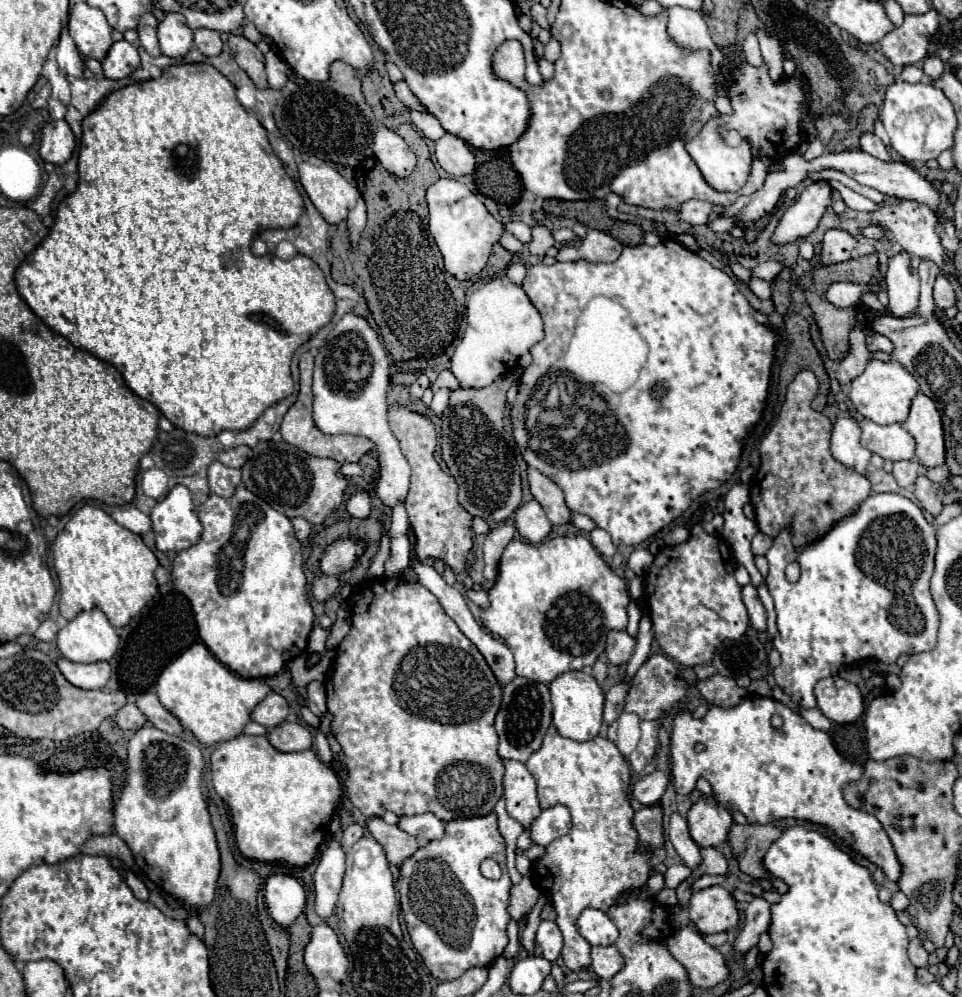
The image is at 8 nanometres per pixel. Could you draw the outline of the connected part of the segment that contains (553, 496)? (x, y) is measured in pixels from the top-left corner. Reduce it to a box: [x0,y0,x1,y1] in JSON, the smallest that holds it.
[528,468,570,524]

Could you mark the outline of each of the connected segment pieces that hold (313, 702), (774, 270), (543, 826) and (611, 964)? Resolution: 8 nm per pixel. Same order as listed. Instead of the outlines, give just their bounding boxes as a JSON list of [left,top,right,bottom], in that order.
[[307,681,327,717],[752,260,784,282],[530,804,572,846],[592,946,624,980]]

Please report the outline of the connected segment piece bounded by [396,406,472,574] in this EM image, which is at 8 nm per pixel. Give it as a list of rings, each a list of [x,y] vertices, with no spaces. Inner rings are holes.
[[[396,406],[396,440],[400,442],[402,454],[406,456],[412,468],[406,510],[410,526],[416,536],[414,548],[416,556],[420,560],[438,558],[446,566],[450,566],[456,574],[460,574],[466,570],[468,554],[472,550],[472,528],[470,528],[472,516],[468,516],[468,512],[464,512],[464,508],[460,508],[456,500],[456,482],[434,460],[436,450],[434,424],[424,416],[418,416],[414,412]]]

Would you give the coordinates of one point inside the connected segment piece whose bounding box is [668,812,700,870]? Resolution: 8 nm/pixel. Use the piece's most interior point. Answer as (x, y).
(677, 828)

